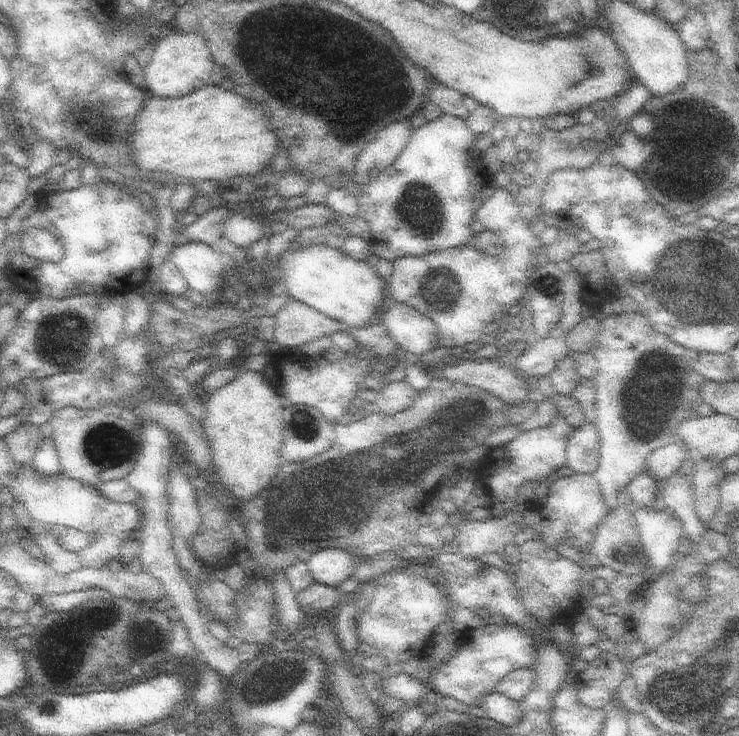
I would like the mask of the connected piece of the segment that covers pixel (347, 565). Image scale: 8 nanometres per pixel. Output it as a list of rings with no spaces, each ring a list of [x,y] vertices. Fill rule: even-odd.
[[[329,546],[325,550],[315,552],[309,558],[307,566],[309,566],[309,572],[311,572],[315,584],[325,584],[325,586],[339,590],[343,580],[355,576],[359,564],[349,552]]]

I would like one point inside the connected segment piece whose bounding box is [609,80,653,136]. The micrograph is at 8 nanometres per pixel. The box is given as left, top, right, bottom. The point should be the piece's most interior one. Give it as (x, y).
(629, 103)

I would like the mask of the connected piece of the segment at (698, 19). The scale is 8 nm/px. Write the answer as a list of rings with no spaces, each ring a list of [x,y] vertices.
[[[689,8],[685,12],[685,18],[675,28],[681,42],[689,48],[689,52],[699,52],[705,48],[705,42],[709,40],[709,28],[705,14],[701,14],[697,8]]]

